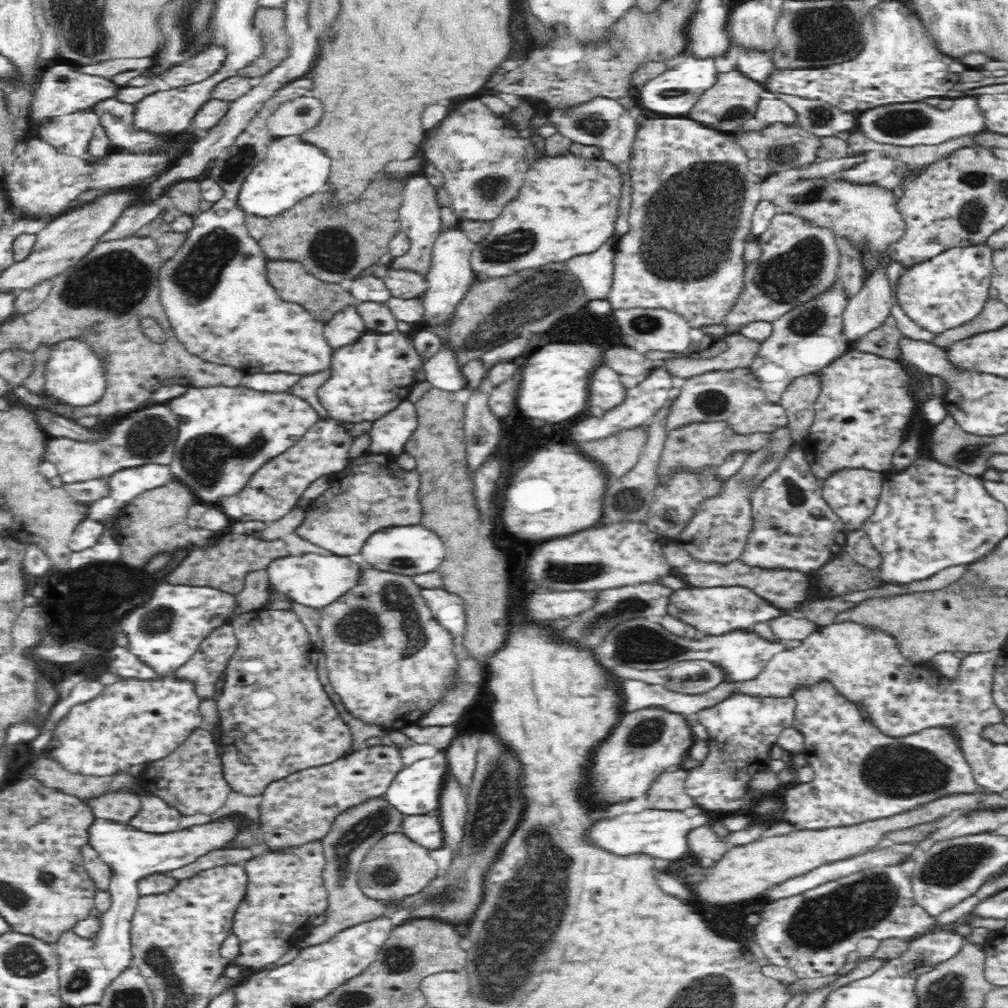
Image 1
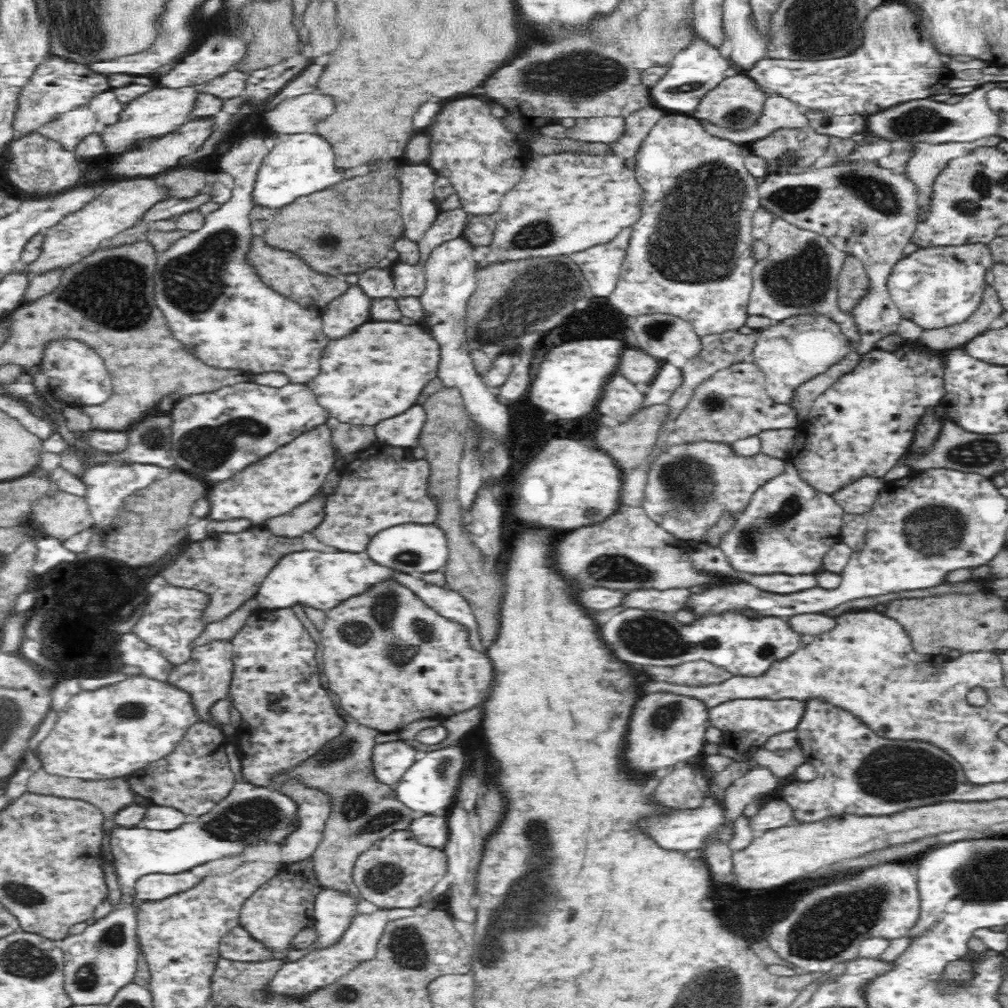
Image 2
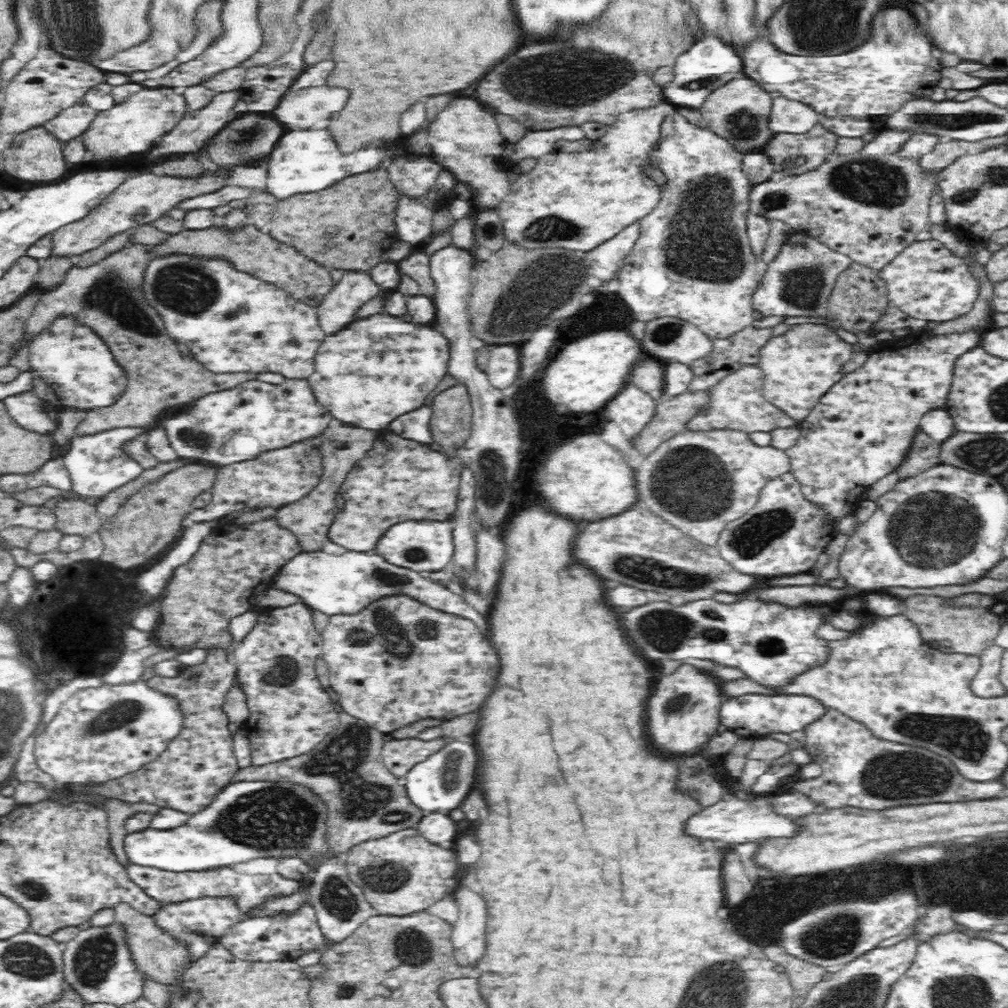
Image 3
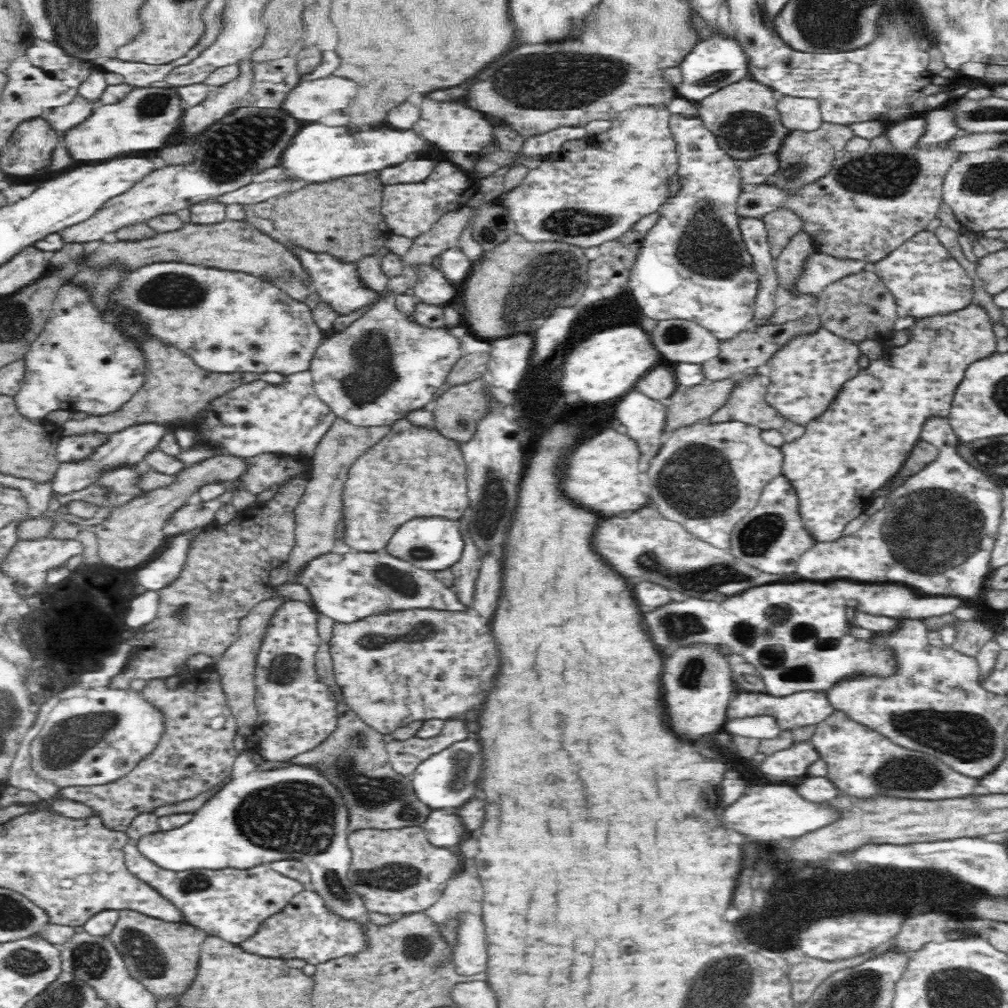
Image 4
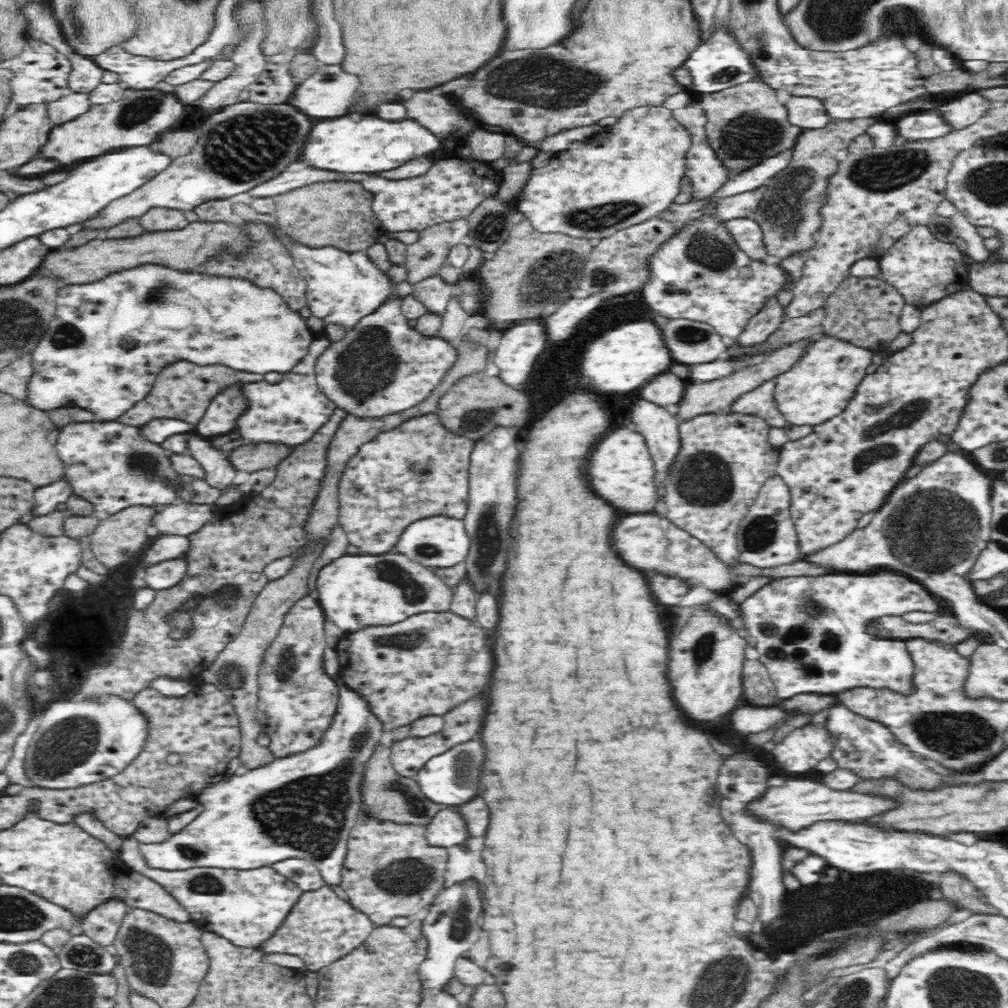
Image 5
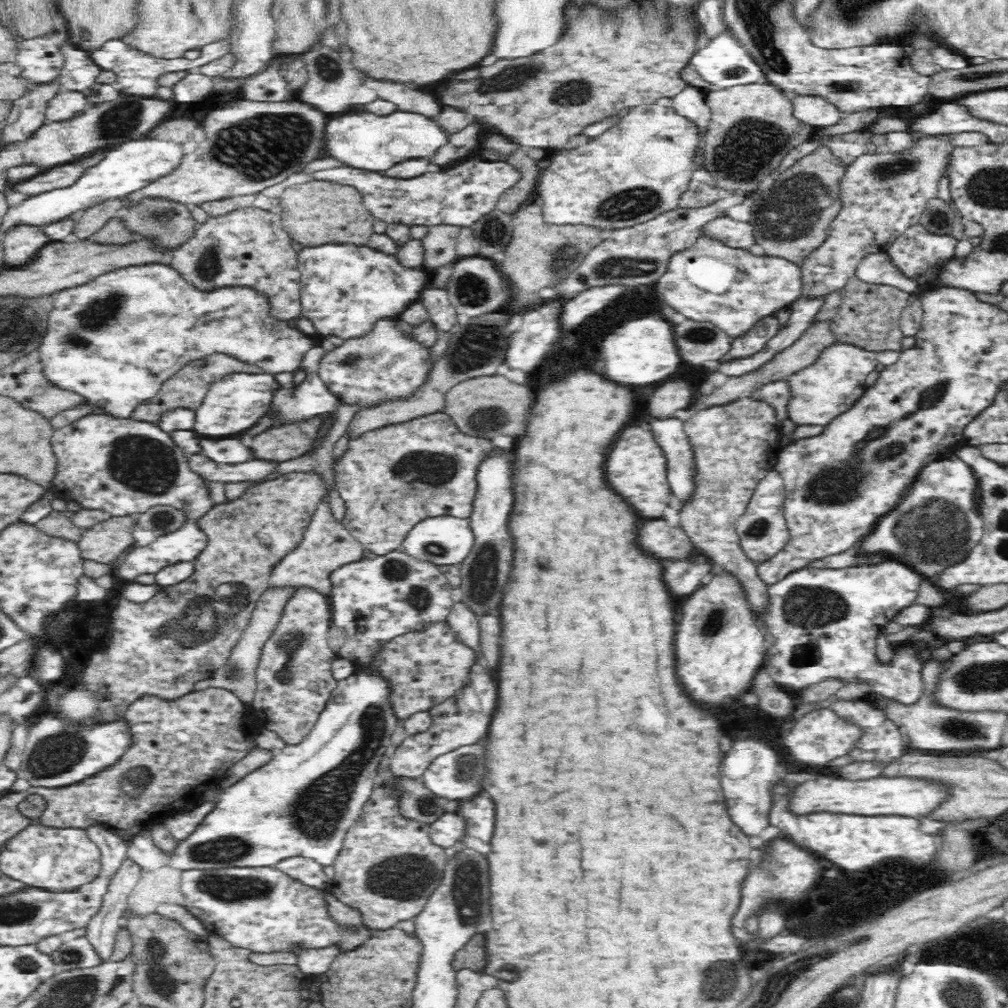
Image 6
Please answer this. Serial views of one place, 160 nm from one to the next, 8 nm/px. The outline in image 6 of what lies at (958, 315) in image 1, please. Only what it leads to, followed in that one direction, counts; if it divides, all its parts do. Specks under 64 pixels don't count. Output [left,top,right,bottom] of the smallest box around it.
[884,224,959,298]

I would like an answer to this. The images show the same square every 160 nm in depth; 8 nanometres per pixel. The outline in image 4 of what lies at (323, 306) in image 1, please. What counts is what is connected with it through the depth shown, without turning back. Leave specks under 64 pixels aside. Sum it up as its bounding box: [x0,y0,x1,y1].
[89,220,314,291]

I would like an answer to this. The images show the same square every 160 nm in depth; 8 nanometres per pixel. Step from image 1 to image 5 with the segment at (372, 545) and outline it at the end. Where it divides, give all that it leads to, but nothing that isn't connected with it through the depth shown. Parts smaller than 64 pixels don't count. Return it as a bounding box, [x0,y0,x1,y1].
[392,515,470,568]

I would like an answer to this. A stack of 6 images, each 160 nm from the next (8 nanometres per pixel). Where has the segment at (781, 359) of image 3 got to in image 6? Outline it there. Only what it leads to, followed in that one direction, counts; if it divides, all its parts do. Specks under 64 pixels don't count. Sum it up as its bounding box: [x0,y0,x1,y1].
[784,343,879,426]

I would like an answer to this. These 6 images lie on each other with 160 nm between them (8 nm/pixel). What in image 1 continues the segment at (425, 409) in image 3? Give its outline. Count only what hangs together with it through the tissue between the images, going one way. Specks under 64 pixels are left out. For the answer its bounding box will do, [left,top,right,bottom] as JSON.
[368,398,416,456]

